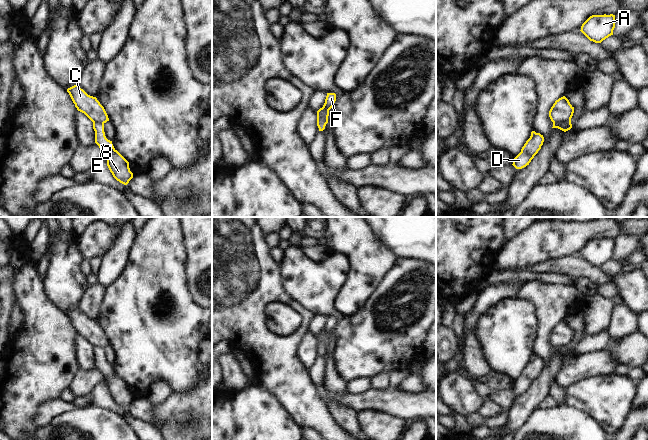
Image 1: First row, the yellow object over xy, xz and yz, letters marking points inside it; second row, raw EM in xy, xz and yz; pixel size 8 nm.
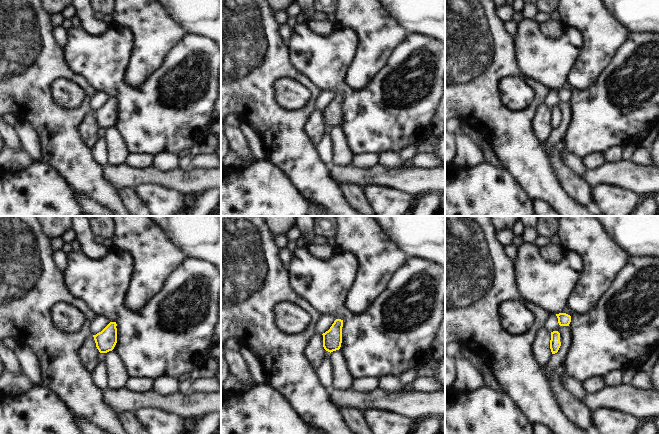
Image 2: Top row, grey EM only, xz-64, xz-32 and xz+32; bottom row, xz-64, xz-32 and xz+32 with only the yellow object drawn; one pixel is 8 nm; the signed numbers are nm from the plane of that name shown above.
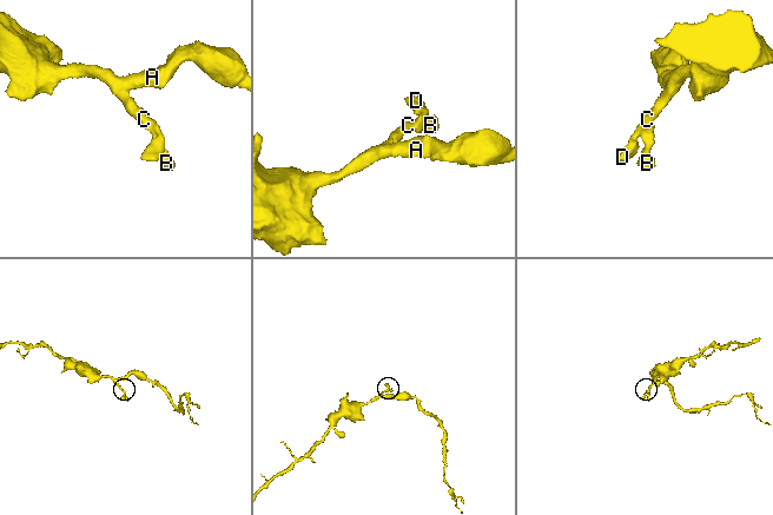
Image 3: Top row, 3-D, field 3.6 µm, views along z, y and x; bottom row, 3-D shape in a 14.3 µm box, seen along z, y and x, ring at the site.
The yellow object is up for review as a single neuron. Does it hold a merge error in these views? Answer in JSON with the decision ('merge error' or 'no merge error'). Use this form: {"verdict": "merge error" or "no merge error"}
{"verdict": "merge error"}

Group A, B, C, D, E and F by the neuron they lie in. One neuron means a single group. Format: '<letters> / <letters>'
A C D F / B E

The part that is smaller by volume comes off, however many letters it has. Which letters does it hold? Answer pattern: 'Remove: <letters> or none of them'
Remove: B, E

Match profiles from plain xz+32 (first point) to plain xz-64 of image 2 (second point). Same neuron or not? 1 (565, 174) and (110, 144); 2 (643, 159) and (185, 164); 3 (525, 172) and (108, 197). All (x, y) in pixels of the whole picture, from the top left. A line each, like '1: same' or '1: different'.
1: different
2: different
3: same

